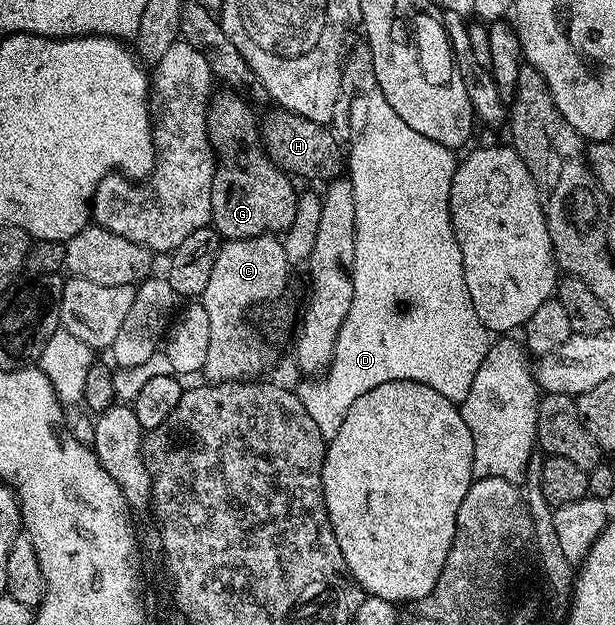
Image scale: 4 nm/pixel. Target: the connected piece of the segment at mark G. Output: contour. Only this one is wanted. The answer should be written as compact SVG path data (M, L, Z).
M228 89L218 90L209 100L207 129L213 153L217 156L217 172L211 185L211 226L225 241L284 233L295 219L297 208L298 192L293 191L294 180L269 159L259 136L258 120L253 120L248 105L242 96Z

